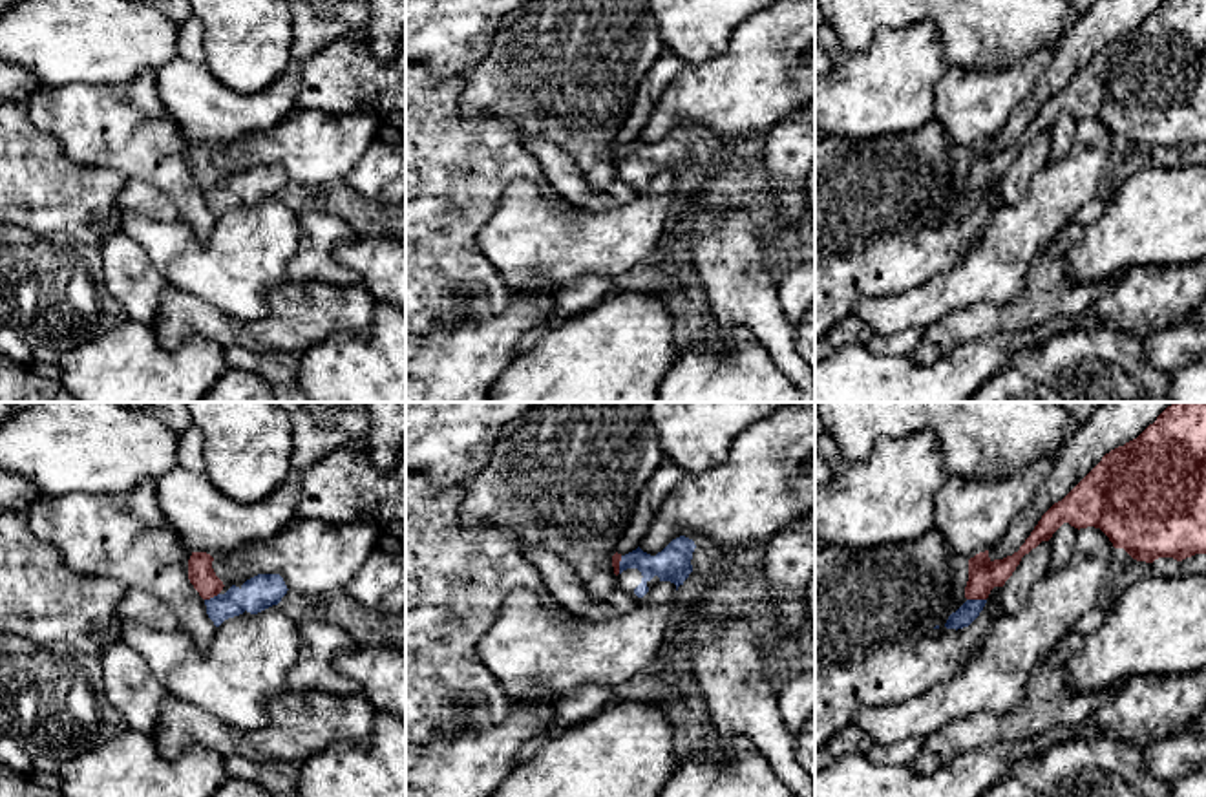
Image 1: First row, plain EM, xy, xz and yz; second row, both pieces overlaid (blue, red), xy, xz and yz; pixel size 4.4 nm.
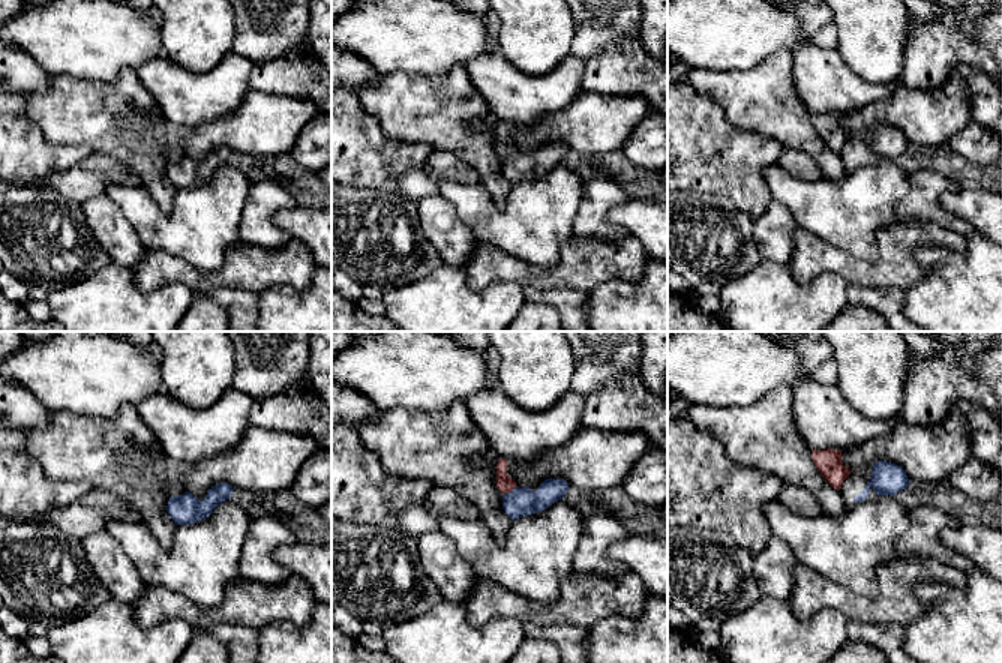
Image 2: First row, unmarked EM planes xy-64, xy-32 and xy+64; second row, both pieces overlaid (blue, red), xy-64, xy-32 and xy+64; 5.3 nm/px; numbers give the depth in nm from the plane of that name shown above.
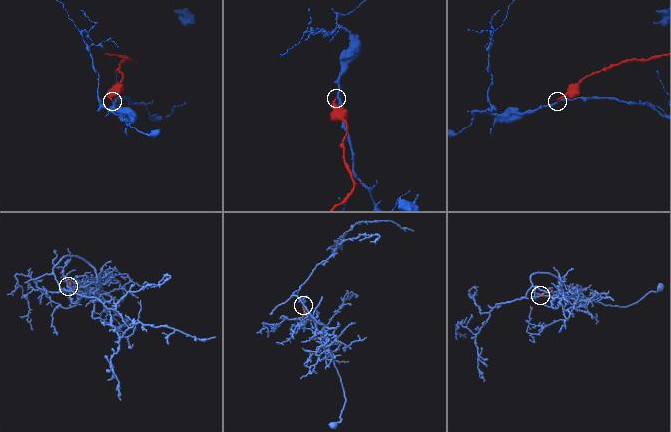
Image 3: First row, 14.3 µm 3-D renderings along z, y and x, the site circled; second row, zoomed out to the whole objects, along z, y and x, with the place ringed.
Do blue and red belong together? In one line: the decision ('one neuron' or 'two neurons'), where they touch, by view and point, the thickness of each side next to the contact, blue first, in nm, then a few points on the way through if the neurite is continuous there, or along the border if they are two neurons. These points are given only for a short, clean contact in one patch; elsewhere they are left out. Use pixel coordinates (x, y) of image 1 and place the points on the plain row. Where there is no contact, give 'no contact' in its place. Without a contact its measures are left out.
one neuron; contact yz (976, 191); calibres 90 and 140 nm; way yz (969, 201), (976, 191), (983, 165)

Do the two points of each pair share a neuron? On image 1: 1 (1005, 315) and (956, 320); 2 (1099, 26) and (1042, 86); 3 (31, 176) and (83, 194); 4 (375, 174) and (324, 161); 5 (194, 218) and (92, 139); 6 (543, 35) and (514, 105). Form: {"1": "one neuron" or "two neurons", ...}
{"1": "one neuron", "2": "one neuron", "3": "one neuron", "4": "two neurons", "5": "one neuron", "6": "one neuron"}

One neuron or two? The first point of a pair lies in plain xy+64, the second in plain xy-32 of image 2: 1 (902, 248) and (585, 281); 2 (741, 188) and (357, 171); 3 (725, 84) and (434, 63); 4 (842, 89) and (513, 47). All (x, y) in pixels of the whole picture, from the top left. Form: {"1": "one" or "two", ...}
{"1": "one", "2": "one", "3": "two", "4": "two"}

